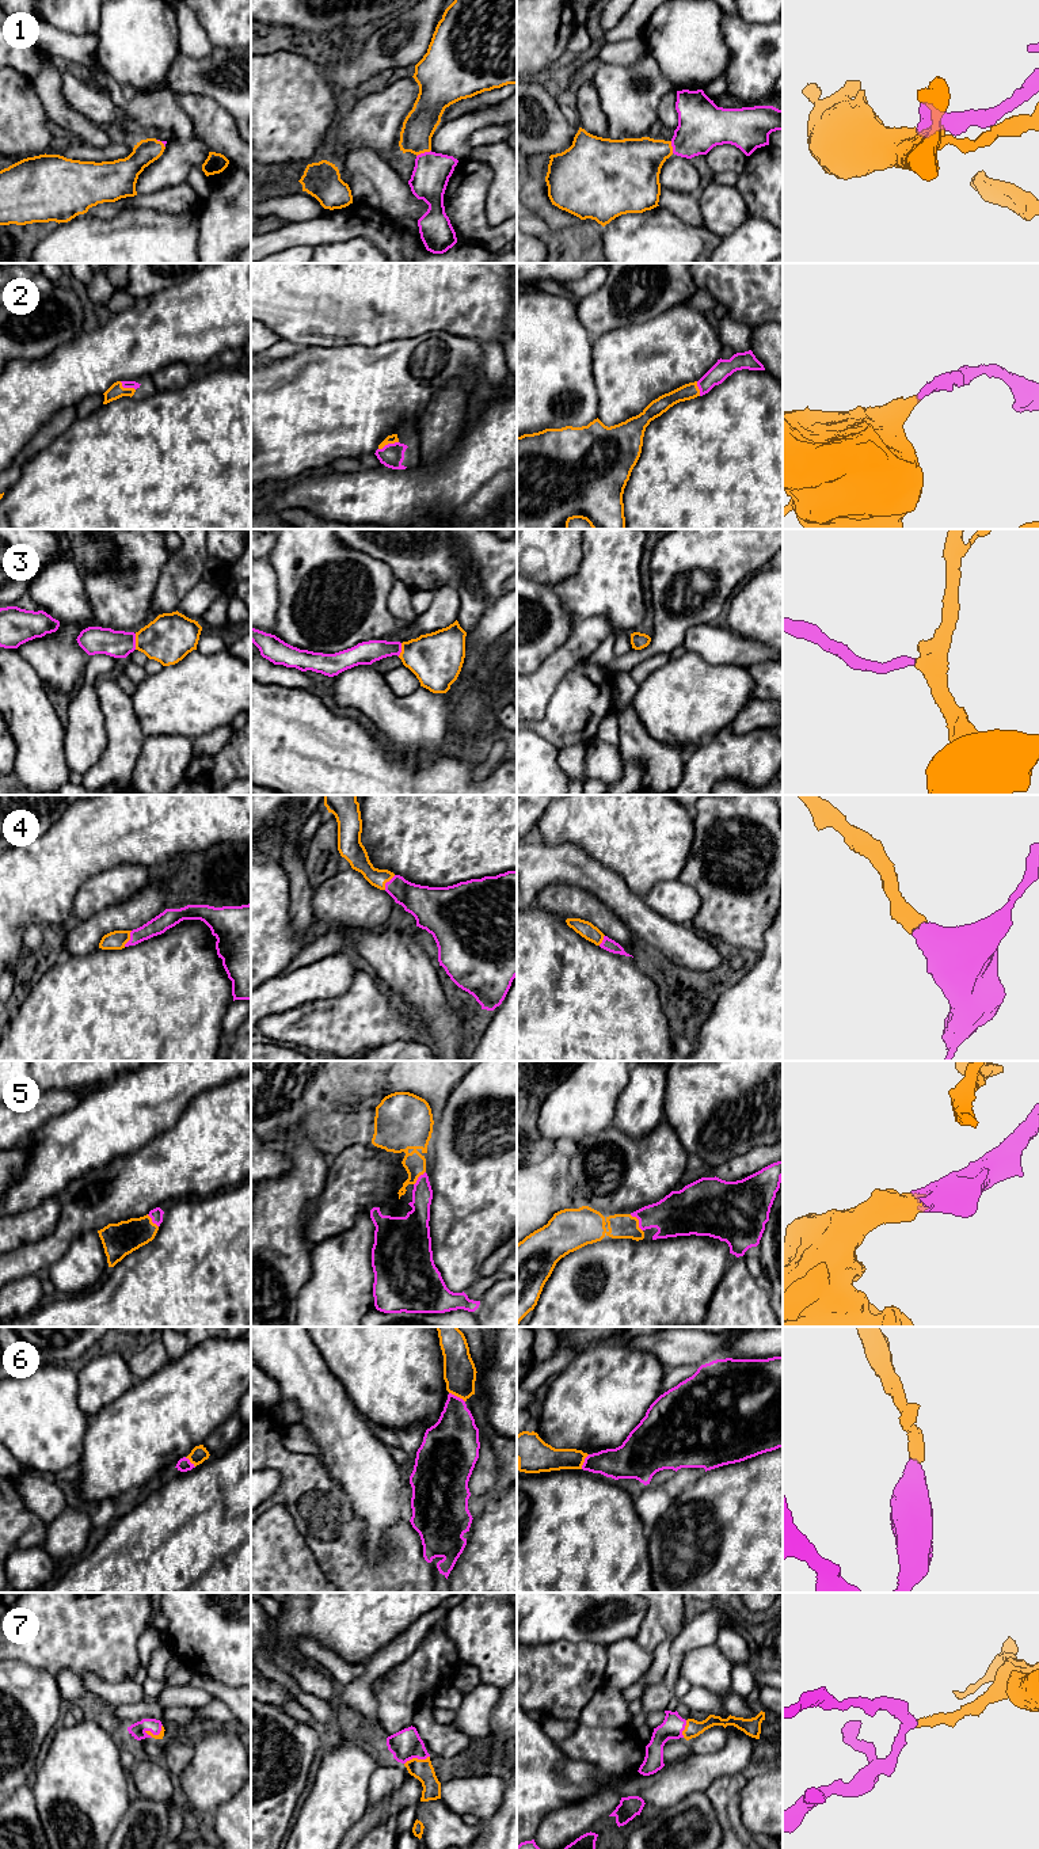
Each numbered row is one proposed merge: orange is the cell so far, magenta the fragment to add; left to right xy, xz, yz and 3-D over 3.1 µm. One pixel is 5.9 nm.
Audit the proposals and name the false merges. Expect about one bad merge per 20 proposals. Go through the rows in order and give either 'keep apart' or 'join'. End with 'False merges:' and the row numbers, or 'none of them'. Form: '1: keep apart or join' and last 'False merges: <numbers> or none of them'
1: join
2: join
3: join
4: join
5: join
6: join
7: join
False merges: none of them

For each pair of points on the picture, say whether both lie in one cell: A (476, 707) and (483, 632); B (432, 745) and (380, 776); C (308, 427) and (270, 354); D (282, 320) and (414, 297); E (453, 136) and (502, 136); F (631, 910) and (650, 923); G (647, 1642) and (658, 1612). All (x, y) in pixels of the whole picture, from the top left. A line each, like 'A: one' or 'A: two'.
A: two
B: two
C: two
D: one
E: two
F: one
G: one

